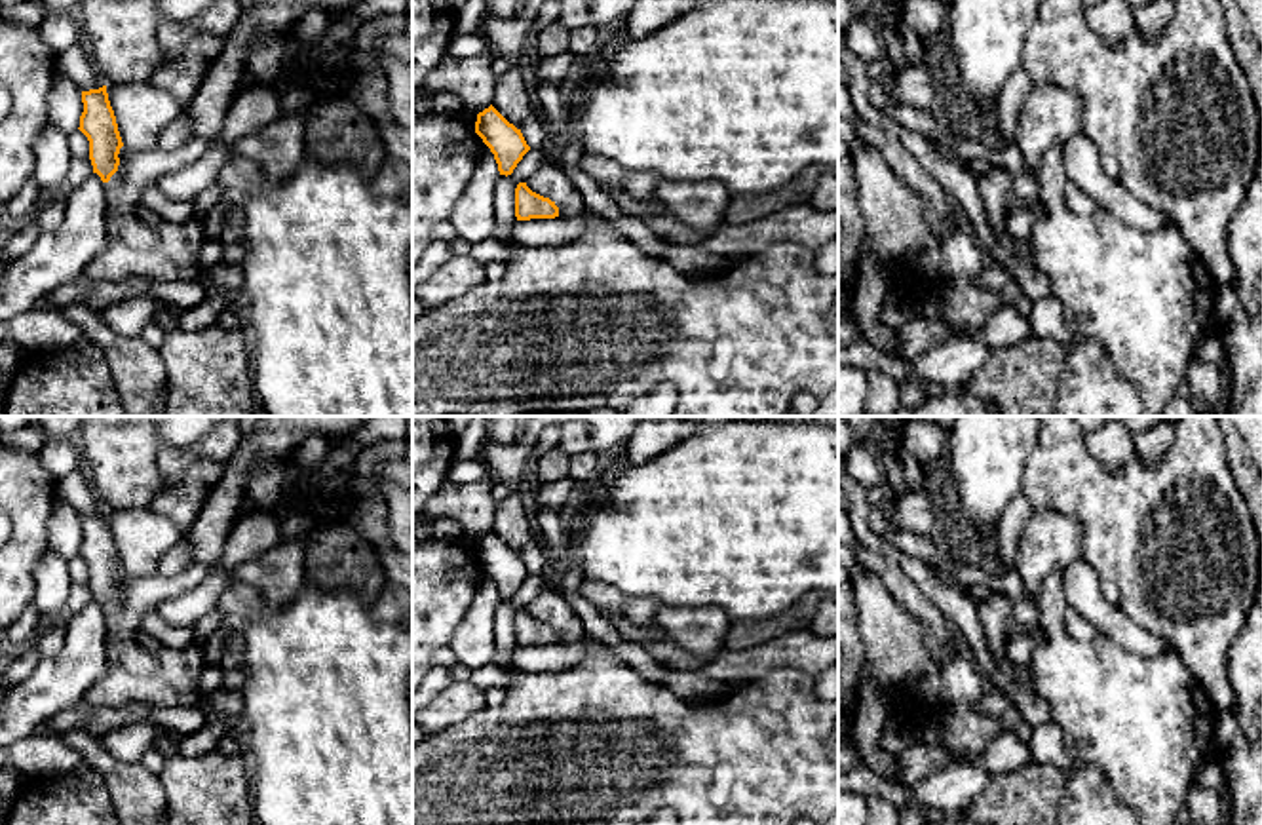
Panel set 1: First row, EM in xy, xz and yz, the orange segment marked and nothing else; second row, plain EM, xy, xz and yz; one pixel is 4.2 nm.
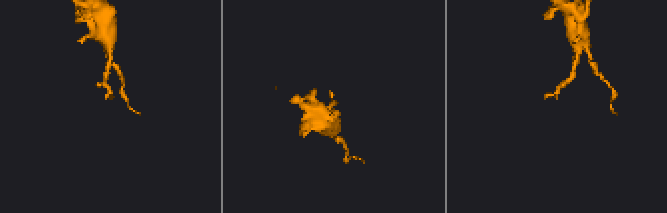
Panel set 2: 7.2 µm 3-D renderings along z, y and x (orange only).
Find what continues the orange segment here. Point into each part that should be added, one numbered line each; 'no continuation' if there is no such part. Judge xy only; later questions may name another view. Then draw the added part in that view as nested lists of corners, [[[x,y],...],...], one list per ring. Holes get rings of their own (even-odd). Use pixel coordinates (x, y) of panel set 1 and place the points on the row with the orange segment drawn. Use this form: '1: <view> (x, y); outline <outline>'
1: xy (168, 251); outline [[[192,137],[175,150],[120,148],[118,171],[105,182],[106,247],[84,270],[95,281],[118,283],[127,278],[152,281],[203,279],[201,247],[203,211],[181,224],[152,226],[137,217],[143,190],[163,175],[198,162],[209,150],[211,139]]]

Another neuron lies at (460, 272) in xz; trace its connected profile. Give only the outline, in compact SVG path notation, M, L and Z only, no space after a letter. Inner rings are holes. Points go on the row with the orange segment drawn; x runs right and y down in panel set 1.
M452 255L431 278L416 287L412 298L420 300L426 310L433 310L485 281L488 281L485 264L471 255Z

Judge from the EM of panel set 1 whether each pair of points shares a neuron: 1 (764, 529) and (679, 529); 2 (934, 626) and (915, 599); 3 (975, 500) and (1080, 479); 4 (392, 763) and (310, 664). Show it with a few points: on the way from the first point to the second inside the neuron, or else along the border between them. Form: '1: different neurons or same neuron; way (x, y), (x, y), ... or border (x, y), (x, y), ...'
1: same neuron; way (744, 529), (700, 529)
2: same neuron; way (934, 620), (918, 605)
3: different neurons; border (1034, 449), (1025, 464), (1019, 491)
4: same neuron; way (367, 738), (337, 708), (327, 689)

